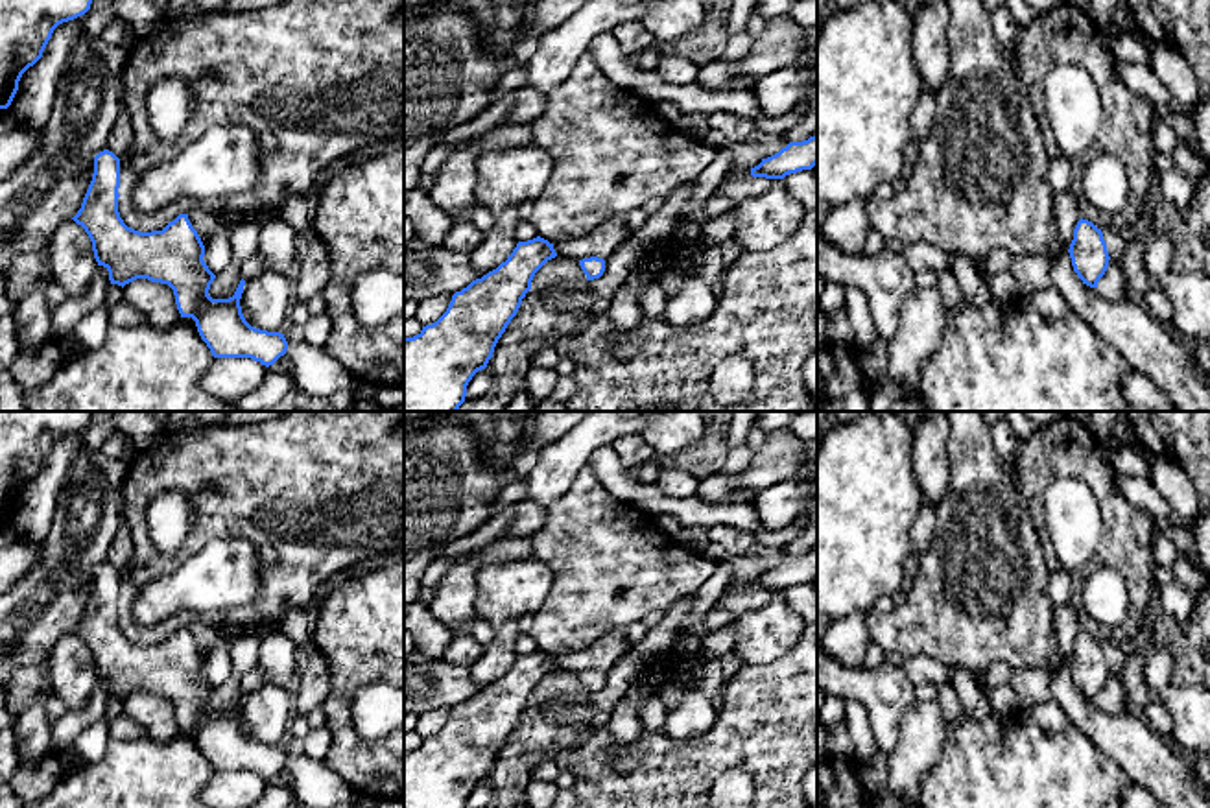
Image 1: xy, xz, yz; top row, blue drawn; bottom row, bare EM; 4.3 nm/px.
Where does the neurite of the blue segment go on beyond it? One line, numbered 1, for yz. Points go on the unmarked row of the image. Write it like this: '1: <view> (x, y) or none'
1: none

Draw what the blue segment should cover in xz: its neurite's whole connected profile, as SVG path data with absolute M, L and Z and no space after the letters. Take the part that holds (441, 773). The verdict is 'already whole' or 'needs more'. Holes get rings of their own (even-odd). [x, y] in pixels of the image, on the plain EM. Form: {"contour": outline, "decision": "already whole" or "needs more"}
{"contour": "M537 649L518 655L496 683L452 708L446 725L413 751L404 751L404 808L467 808L472 790L485 782L494 760L531 703L535 686L557 666Z", "decision": "already whole"}

